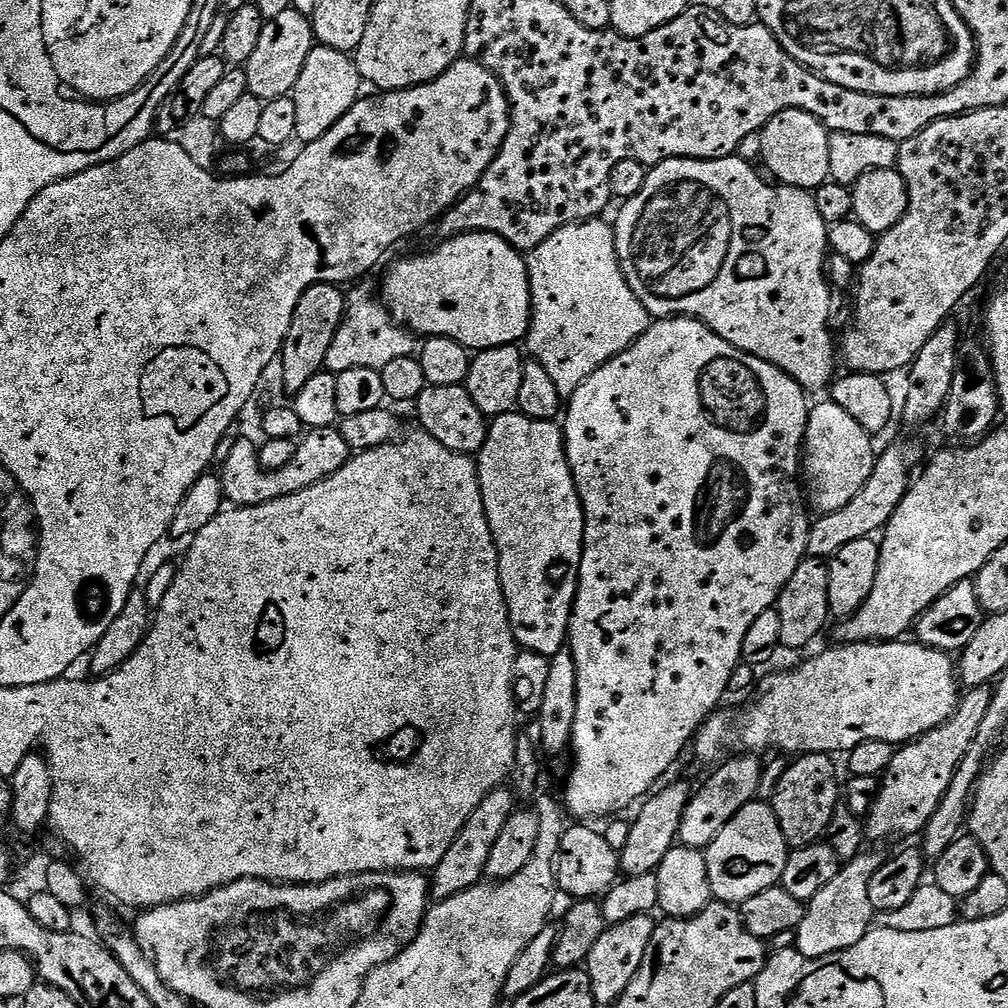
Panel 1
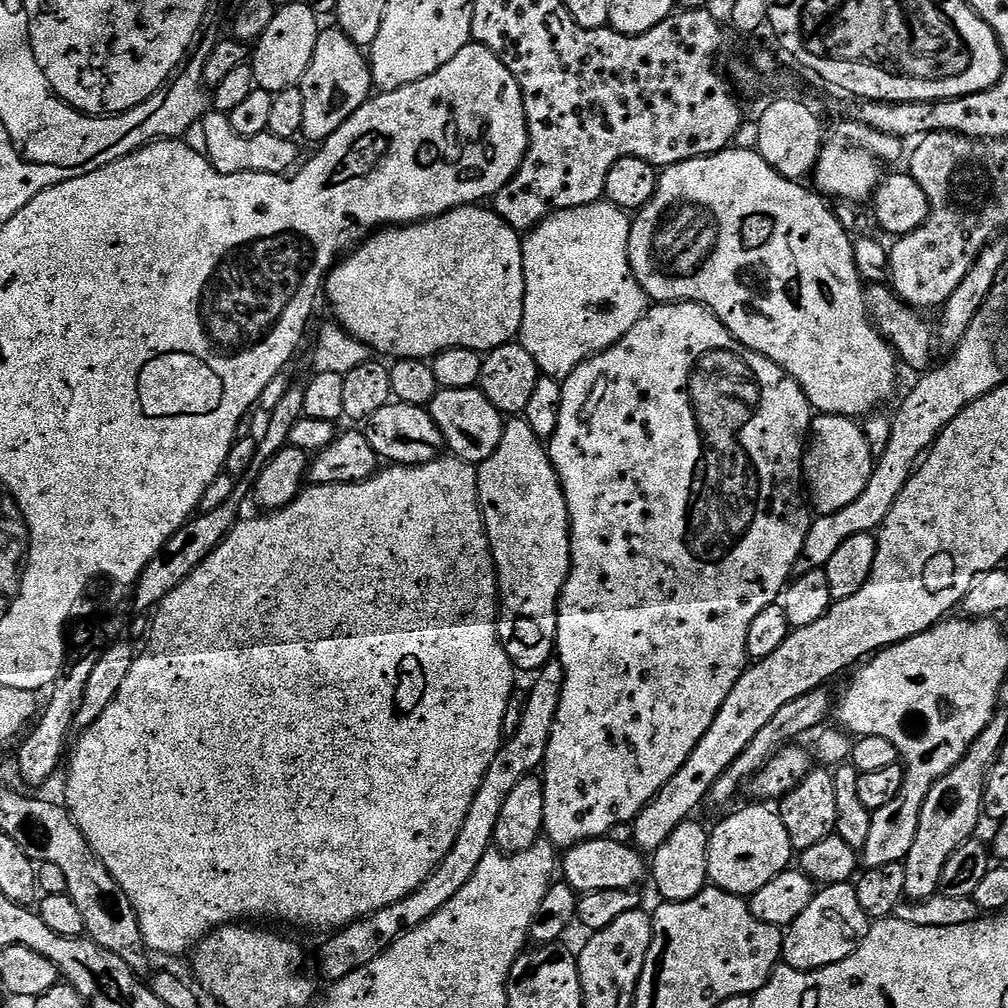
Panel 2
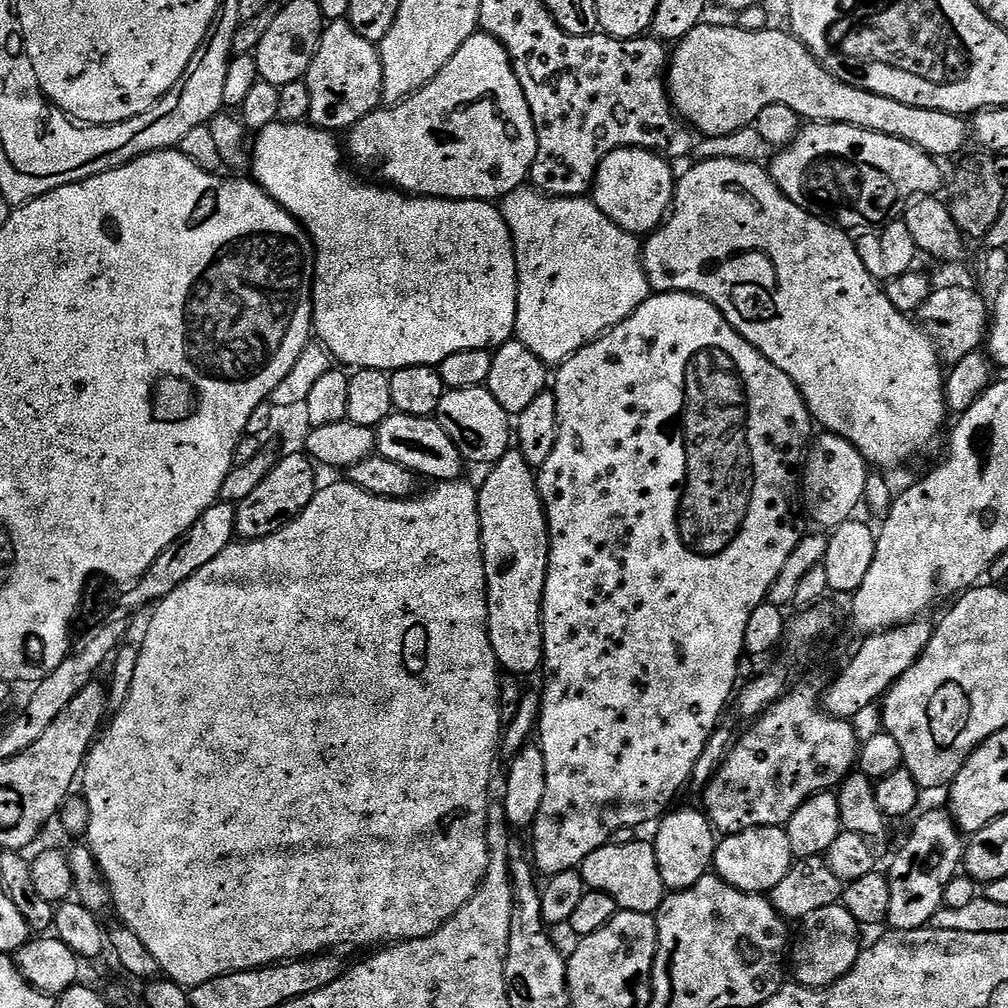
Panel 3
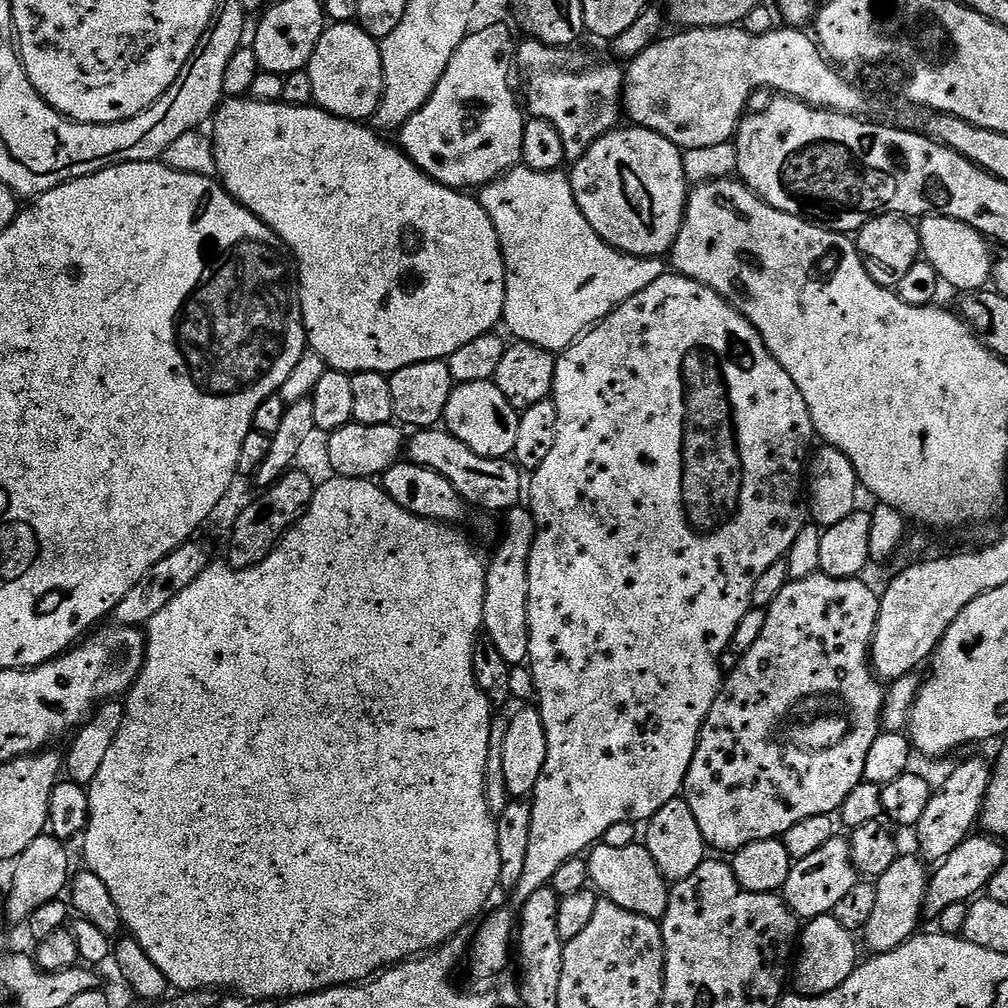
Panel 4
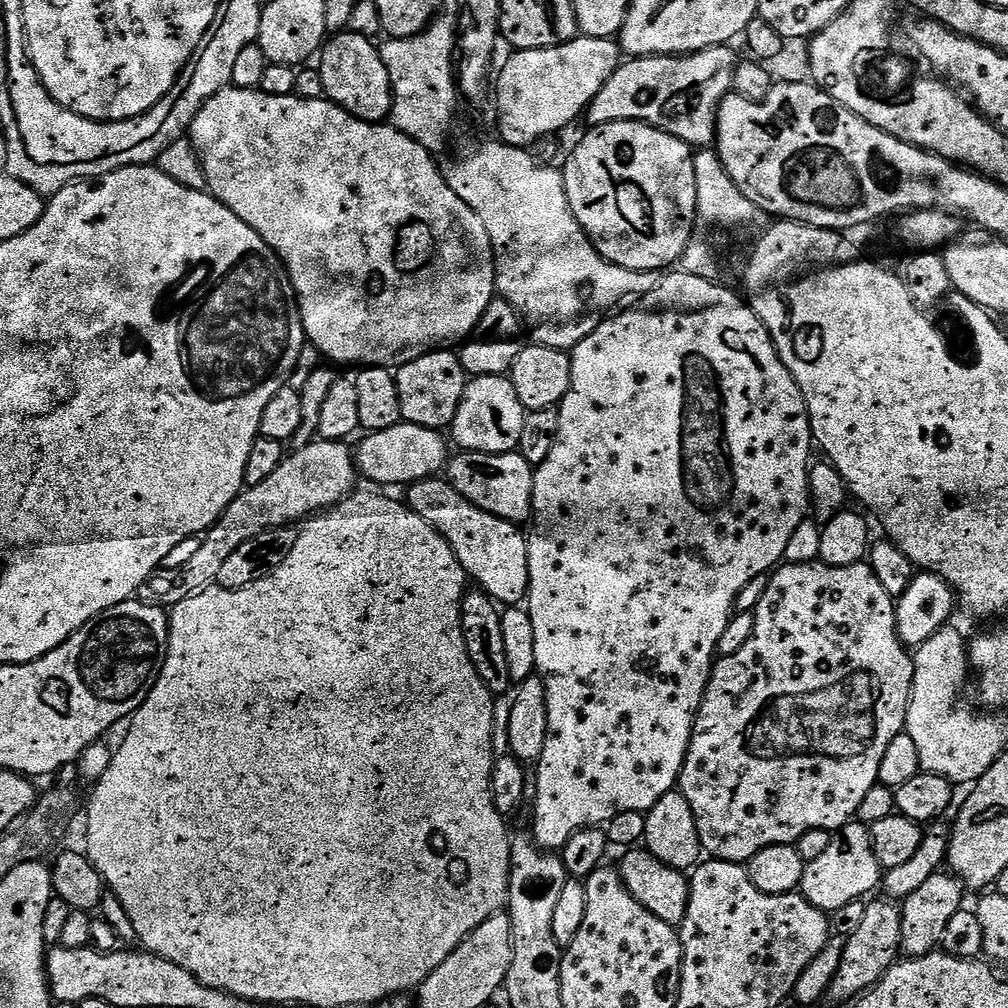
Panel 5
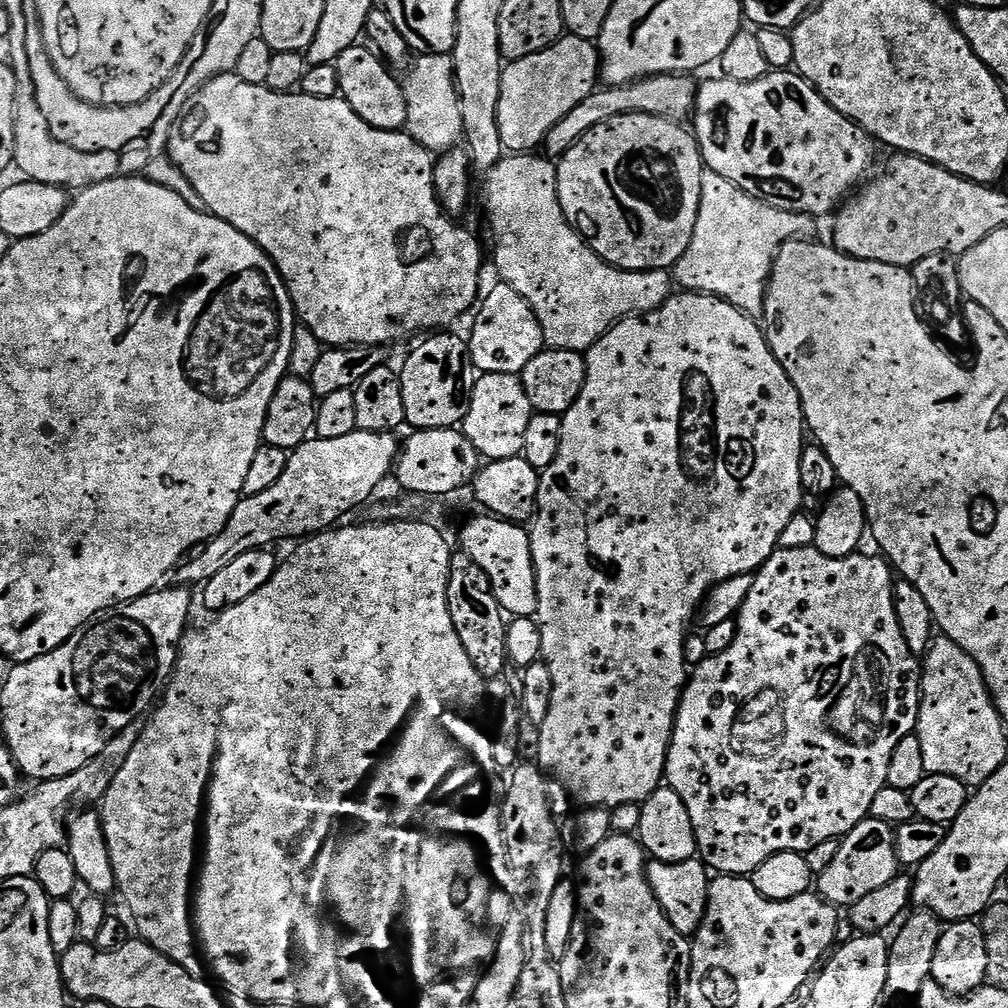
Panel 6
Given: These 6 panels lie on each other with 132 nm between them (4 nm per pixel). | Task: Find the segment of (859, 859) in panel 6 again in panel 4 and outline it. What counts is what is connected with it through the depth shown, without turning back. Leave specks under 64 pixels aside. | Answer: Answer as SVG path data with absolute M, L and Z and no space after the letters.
M832 836L830 842L826 842L826 846L819 848L815 854L795 861L792 865L782 889L782 899L801 921L809 922L819 916L835 913L838 902L842 902L842 898L850 894L858 882L851 843L845 837L843 840L842 836Z

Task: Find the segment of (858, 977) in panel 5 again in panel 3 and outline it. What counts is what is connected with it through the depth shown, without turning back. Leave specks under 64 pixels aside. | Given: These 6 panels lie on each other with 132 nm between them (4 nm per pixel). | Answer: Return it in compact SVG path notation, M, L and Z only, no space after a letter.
M943 807L940 808L921 811L915 817L916 825L908 841L901 846L892 865L886 868L890 882L890 910L886 924L893 932L929 927L934 914L944 907L944 888L961 871L966 840L956 821Z

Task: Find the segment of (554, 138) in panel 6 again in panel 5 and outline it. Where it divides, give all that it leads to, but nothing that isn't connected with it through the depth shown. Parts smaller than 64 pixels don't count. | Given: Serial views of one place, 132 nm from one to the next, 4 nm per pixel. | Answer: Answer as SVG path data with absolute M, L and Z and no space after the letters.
M728 46L691 52L689 56L637 56L621 63L610 82L598 90L588 107L589 125L609 124L623 120L637 120L660 128L674 138L704 150L716 138L716 112L725 96L733 91L732 79L738 57Z

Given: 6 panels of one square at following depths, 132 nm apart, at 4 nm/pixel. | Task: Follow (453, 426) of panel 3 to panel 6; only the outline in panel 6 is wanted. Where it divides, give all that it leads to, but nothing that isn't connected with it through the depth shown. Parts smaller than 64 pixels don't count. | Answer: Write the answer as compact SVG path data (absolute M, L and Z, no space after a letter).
M485 372L476 377L462 431L485 461L514 458L520 455L522 437L526 435L526 426L530 426L532 414L530 398L526 398L519 376Z

